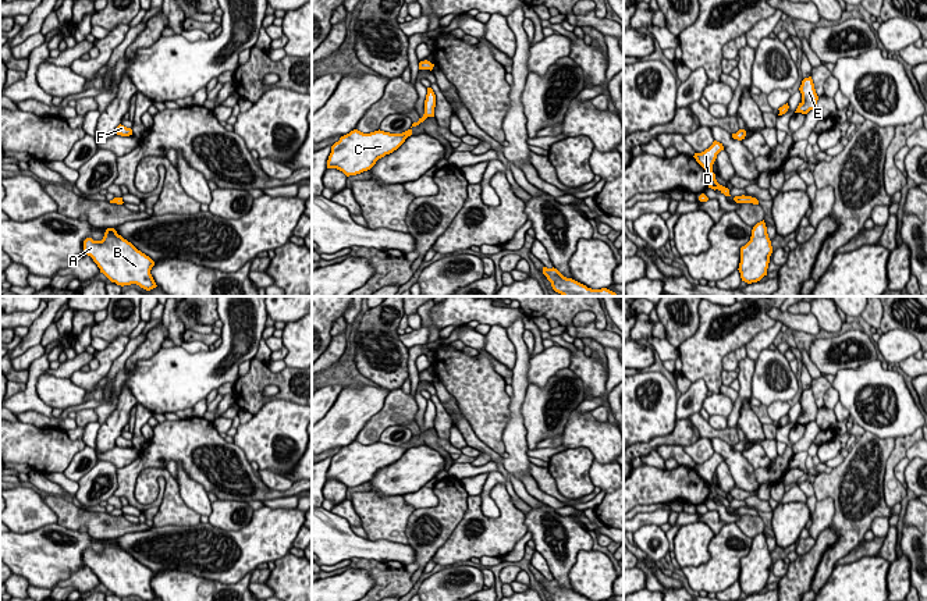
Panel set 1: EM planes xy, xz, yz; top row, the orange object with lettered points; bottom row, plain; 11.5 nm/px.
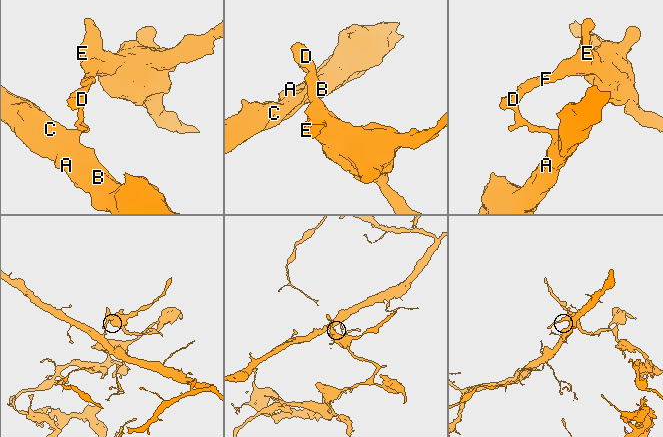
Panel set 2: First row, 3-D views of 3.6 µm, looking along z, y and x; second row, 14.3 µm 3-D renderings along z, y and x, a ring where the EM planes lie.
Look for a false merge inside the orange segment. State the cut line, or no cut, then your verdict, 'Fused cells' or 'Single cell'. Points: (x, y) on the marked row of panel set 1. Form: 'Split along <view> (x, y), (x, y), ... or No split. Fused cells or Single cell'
Split along yz (749, 202), (757, 203). Fused cells

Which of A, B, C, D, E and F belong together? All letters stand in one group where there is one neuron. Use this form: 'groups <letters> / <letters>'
groups A B C / D E F

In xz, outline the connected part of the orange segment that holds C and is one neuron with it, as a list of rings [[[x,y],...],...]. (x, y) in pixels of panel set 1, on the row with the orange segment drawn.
[[[354,129],[331,146],[327,168],[337,168],[347,177],[367,171],[379,159],[397,150],[405,142],[408,134],[411,134],[409,129],[402,134],[380,129],[363,134]]]

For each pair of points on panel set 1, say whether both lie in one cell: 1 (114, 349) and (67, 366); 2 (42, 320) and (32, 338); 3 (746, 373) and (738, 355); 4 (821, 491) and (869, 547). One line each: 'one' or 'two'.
1: two
2: one
3: two
4: two

